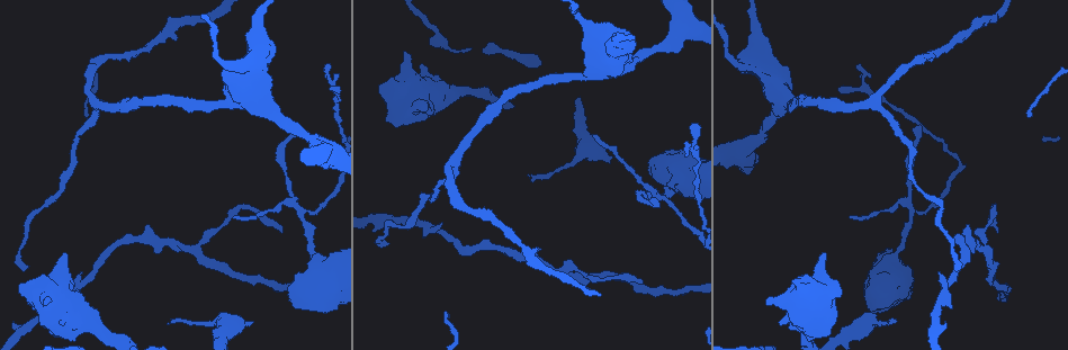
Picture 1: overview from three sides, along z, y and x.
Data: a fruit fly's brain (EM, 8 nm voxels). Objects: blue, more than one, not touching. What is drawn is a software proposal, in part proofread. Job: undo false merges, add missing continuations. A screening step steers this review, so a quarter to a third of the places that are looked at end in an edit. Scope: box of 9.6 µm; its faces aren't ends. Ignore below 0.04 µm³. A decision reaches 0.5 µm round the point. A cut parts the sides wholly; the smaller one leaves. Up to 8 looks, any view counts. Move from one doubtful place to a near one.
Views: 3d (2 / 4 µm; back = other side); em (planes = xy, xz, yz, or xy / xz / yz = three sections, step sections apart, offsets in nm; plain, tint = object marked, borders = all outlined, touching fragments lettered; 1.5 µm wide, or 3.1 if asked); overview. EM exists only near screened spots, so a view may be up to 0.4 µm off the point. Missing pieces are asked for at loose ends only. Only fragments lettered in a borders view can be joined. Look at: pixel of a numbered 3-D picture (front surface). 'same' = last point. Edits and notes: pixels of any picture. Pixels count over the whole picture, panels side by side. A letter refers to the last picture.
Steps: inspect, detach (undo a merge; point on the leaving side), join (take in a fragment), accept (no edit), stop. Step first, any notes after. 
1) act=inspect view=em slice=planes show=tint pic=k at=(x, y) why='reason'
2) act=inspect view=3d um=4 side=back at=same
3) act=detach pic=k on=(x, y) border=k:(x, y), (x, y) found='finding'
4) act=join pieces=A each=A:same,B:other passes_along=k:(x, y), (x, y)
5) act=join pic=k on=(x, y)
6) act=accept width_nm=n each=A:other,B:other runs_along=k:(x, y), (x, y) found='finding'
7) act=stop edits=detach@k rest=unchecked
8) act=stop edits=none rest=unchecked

act=inspect view=3d um=4 pic=1 at=(64, 253) why='branch stops here'

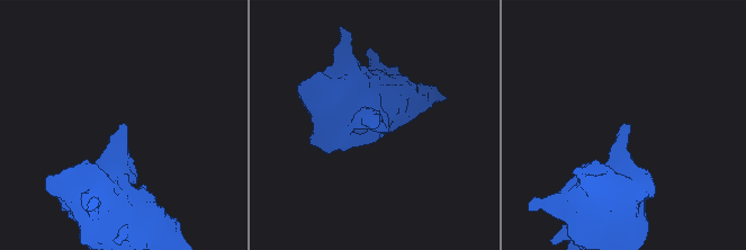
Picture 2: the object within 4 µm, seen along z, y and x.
act=inspect view=em slice=planes show=borders pic=2 at=(373, 127) why='shape alone is not enough'

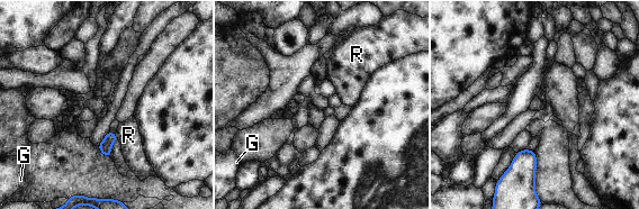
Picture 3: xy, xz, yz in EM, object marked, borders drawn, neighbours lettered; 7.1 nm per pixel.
act=accept each=G:other,R:other found='none of them fits'

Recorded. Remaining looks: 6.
act=inspect view=3d um=2 pic=1 at=(611, 156) why='free end'

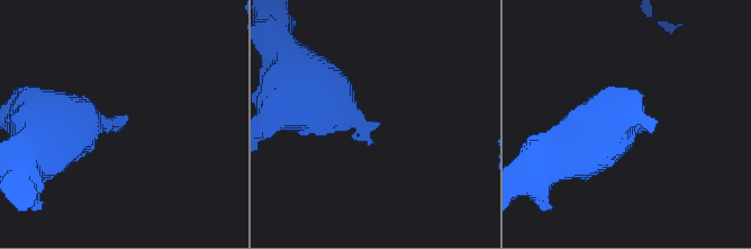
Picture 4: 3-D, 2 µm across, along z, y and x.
act=inspect view=em slice=planes show=borders pic=4 at=(128, 115)

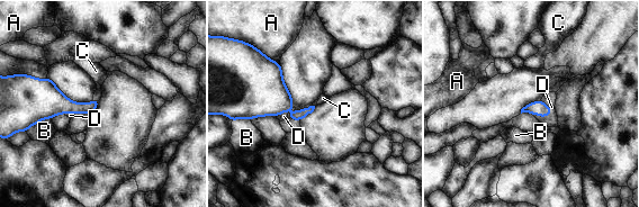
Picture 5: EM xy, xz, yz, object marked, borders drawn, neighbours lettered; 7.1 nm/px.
act=join pieces=D each=A:other,B:other,C:other,D:same passes_along=5:(539, 108), (543, 116), (551, 120) found='it goes on there'

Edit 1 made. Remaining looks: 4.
act=inspect view=overview why='see it whole again'

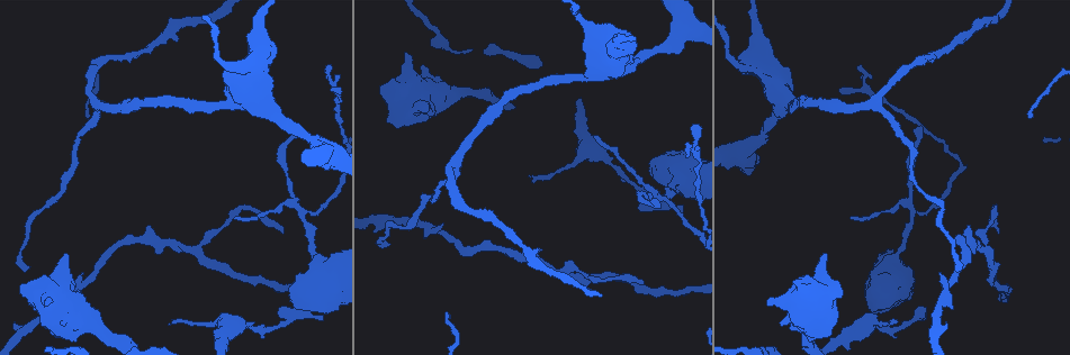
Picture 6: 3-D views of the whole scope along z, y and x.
act=inspect view=3d um=4 pic=6 at=(691, 147) why='an open end'

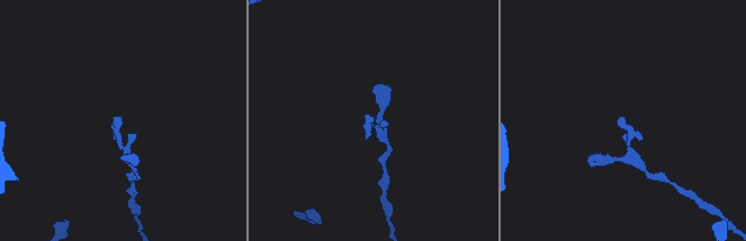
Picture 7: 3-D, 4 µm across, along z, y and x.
act=inspect view=em slice=xy step=4 show=tint pic=7 at=(372, 118) why='need the tissue'

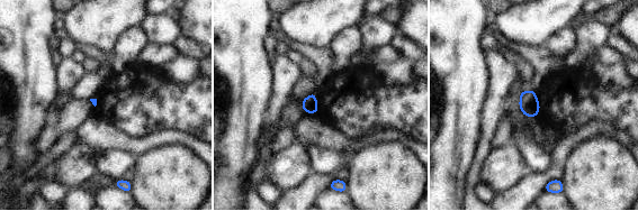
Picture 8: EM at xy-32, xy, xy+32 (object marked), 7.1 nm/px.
act=inspect view=em slice=yz step=8 show=borders at=same why='another direction'

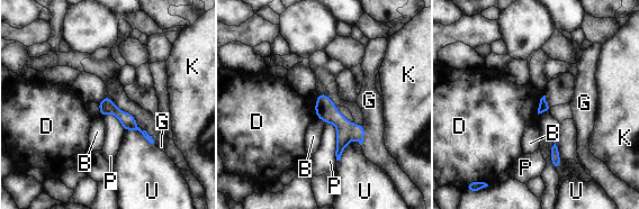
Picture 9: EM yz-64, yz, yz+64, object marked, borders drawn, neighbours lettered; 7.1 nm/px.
act=accept longest_contact=P:280nm each=B:other,D:other,G:other,K:other,P:other,U:other runs_along=9:(101, 105), (123, 116), (153, 143) found='no lettered fragment goes on from it'

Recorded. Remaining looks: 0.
act=stop edits=join@5 rest=unchecked

